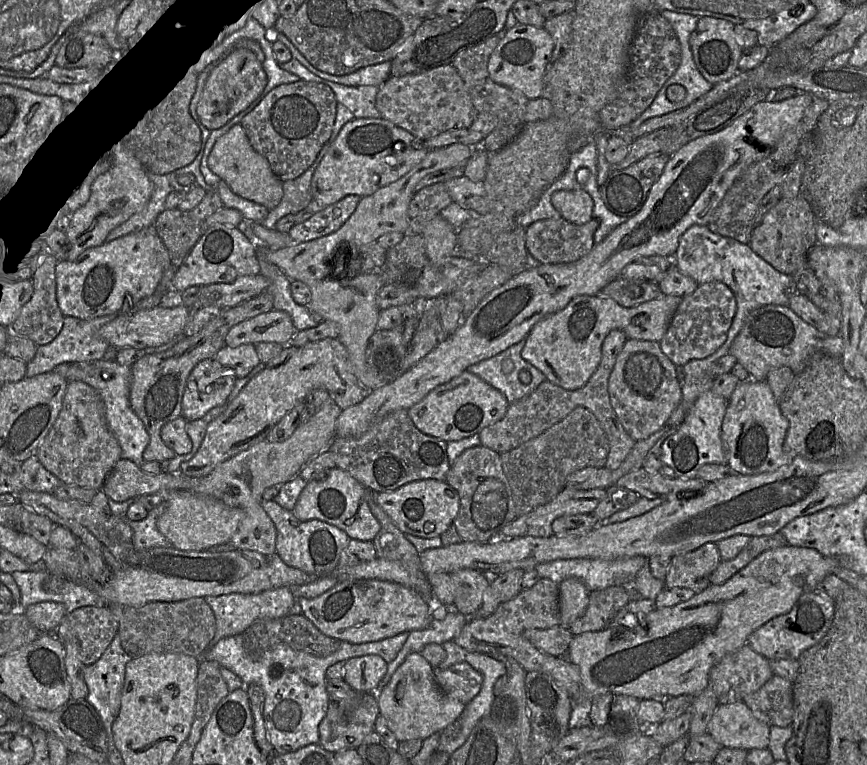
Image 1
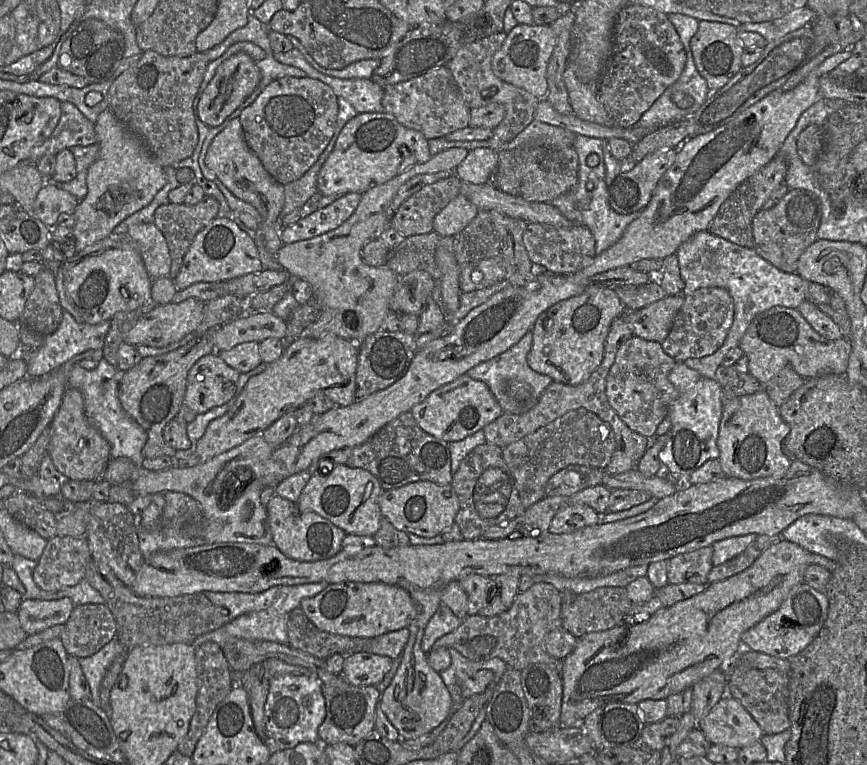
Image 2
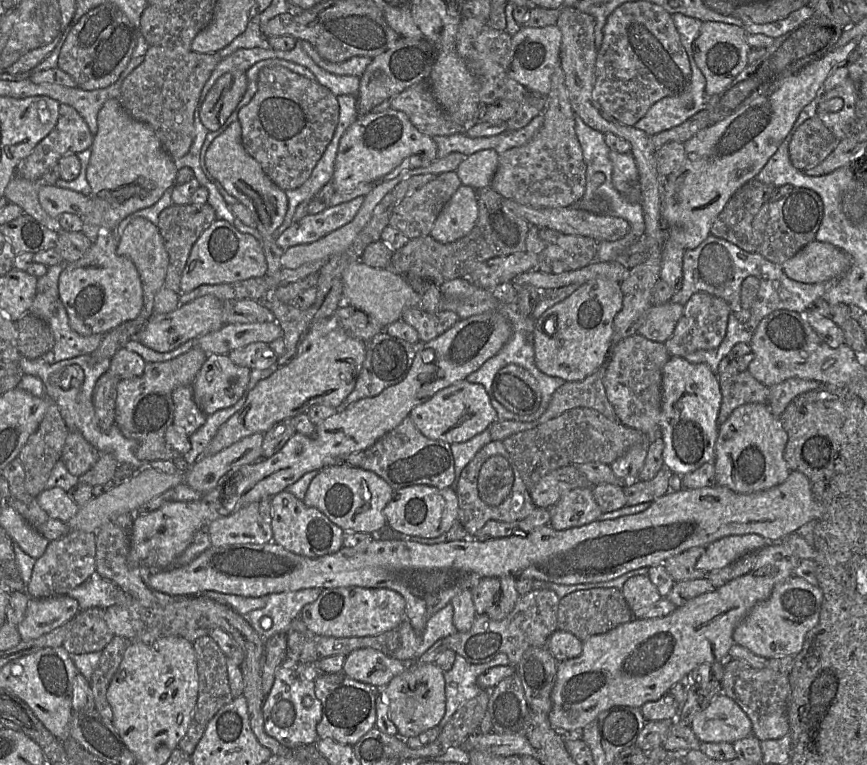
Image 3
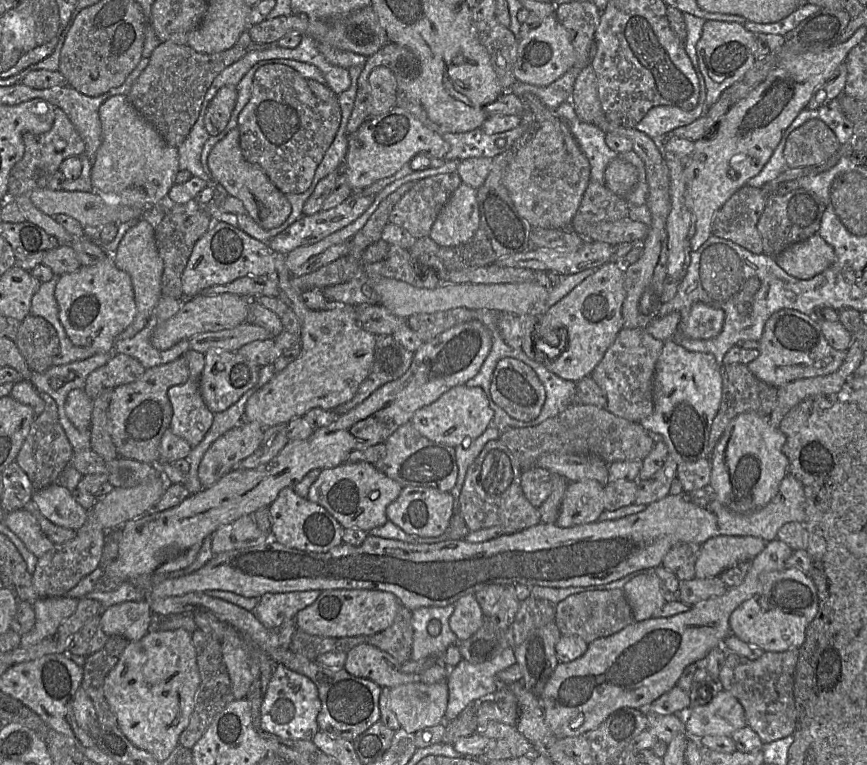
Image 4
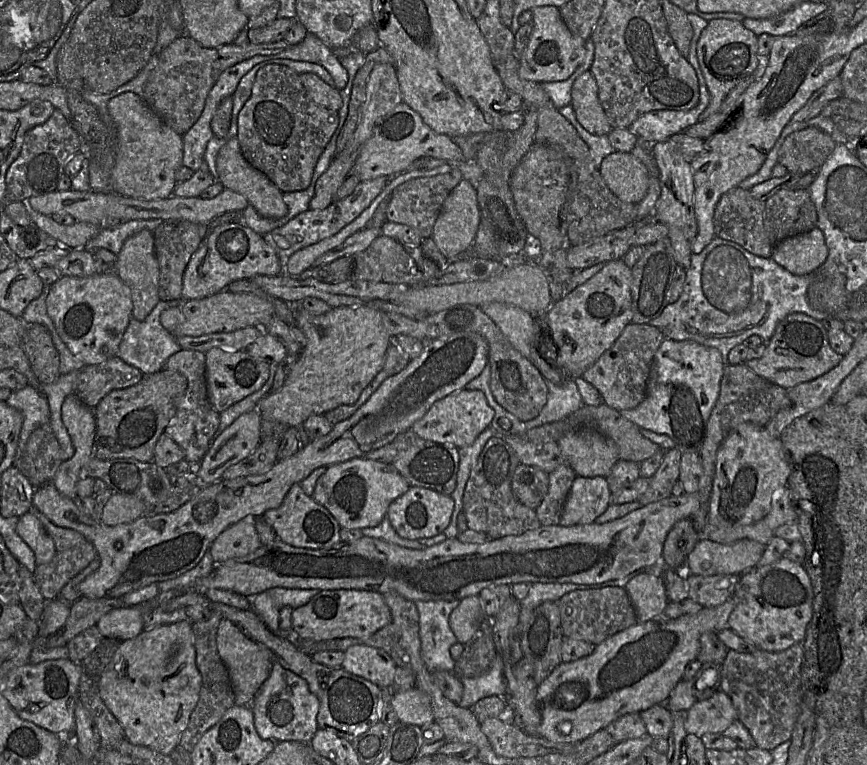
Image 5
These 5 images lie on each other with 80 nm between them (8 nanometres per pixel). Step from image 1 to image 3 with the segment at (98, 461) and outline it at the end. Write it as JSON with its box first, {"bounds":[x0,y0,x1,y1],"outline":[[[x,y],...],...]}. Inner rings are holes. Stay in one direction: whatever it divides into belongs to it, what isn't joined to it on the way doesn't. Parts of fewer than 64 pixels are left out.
{"bounds":[61,431,100,477],"outline":[[[69,431],[61,461],[72,475],[80,477],[94,467],[99,460],[99,454],[100,452],[80,432]]]}

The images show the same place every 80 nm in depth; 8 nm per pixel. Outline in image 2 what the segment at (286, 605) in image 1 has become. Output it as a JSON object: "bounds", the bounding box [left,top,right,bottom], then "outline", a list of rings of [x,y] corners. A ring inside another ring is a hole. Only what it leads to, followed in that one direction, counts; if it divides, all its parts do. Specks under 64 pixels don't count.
{"bounds":[200,586,281,620],"outline":[[[274,586],[260,593],[213,591],[200,593],[203,593],[214,605],[227,609],[230,620],[234,620],[241,615],[269,608],[279,592],[281,587]]]}

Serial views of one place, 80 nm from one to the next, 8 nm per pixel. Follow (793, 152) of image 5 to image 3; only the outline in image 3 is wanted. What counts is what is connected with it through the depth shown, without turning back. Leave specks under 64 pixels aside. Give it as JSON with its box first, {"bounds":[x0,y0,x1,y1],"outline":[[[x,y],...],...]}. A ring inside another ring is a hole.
{"bounds":[789,117,839,171],"outline":[[[818,117],[802,123],[789,144],[789,158],[800,171],[822,163],[837,147],[839,141]]]}

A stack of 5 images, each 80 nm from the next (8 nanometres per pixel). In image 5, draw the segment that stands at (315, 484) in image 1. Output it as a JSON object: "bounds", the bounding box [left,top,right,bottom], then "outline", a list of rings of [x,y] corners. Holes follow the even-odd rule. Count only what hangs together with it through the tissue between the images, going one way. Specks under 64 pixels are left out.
{"bounds":[312,457,410,529],"outline":[[[355,457],[327,467],[317,480],[312,497],[331,513],[341,528],[363,529],[379,525],[389,505],[410,487],[391,463]]]}

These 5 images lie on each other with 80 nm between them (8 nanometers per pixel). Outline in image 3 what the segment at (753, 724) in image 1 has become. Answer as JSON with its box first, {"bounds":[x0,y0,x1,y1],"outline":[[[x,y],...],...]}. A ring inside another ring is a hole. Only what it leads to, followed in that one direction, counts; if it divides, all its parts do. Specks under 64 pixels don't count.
{"bounds":[690,692,753,744],"outline":[[[723,692],[694,716],[690,727],[700,742],[733,744],[753,734],[748,715],[735,700]]]}

